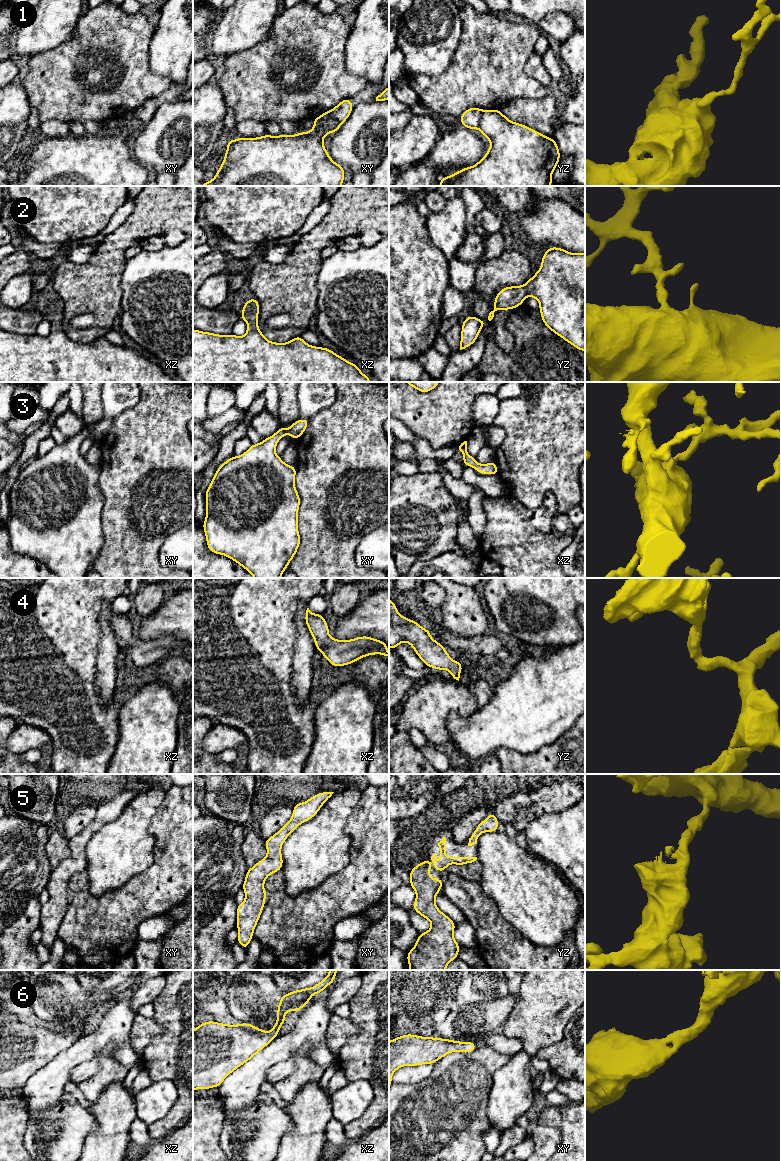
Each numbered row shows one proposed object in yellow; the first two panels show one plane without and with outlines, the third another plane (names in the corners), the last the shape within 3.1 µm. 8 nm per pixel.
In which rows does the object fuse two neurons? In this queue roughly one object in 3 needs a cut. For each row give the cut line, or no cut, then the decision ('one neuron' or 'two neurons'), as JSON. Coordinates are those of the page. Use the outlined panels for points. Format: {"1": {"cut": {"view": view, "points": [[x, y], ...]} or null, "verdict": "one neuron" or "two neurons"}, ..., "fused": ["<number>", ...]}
{"1": {"cut": {"view": "yz", "points": [[483, 110], [478, 128]]}, "verdict": "two neurons"}, "2": {"cut": null, "verdict": "one neuron"}, "3": {"cut": null, "verdict": "one neuron"}, "4": {"cut": null, "verdict": "one neuron"}, "5": {"cut": null, "verdict": "one neuron"}, "6": {"cut": null, "verdict": "one neuron"}, "fused": ["1"]}

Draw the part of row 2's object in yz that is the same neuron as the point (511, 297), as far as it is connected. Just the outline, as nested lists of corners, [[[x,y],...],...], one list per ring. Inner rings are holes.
[[[549,247],[540,269],[524,285],[502,288],[494,299],[497,311],[515,309],[530,296],[539,301],[543,323],[556,335],[585,352],[585,252],[571,253]]]

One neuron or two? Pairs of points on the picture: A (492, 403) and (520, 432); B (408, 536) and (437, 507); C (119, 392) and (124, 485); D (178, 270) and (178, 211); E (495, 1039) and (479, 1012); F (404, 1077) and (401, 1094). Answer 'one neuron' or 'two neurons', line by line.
A: two neurons
B: one neuron
C: two neurons
D: two neurons
E: two neurons
F: two neurons

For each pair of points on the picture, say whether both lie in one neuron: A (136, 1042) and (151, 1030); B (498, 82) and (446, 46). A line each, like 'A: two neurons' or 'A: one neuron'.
A: one neuron
B: two neurons

